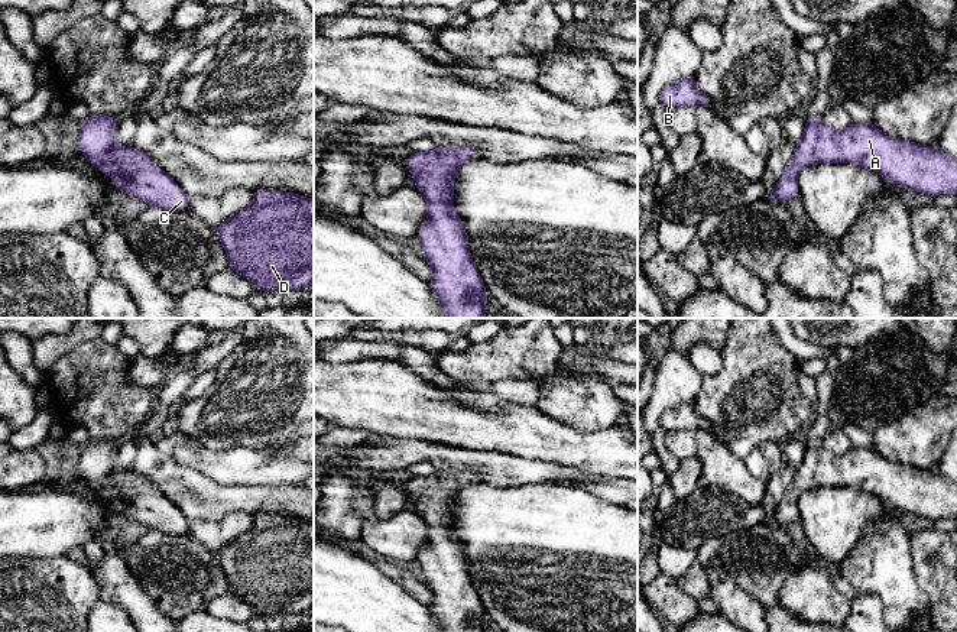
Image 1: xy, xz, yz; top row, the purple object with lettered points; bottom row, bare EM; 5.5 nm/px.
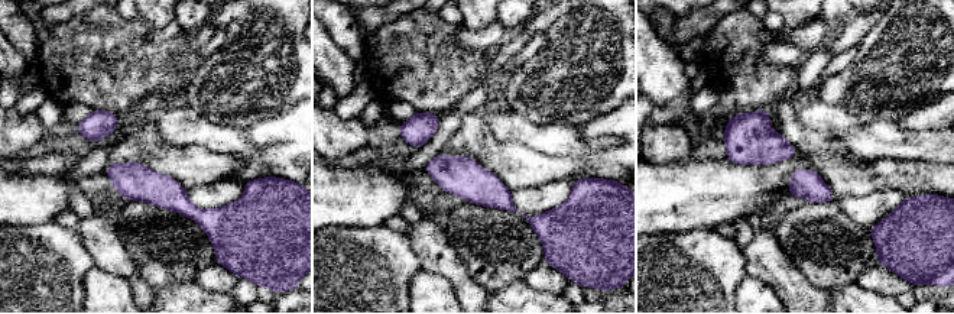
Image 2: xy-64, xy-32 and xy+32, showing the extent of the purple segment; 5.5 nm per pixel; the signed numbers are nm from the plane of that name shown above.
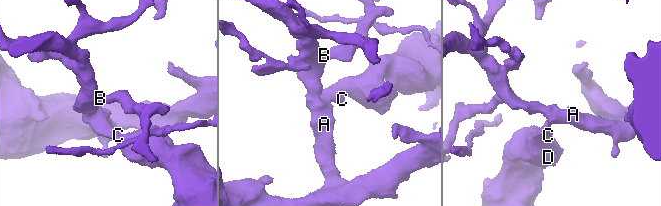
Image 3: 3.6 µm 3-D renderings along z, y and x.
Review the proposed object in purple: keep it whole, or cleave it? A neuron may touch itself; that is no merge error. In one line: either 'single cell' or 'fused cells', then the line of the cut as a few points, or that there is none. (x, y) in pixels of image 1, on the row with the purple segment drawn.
single cell; cut none

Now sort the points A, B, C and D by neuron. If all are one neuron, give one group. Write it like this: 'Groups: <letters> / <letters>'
Groups: A B C D

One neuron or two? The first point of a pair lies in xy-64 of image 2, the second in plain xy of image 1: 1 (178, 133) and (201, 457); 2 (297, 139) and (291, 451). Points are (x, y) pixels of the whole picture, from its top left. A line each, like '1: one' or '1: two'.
1: one
2: one

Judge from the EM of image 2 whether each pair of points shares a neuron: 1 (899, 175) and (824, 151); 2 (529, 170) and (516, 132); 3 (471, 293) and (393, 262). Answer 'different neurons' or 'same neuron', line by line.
1: same neuron
2: different neurons
3: different neurons

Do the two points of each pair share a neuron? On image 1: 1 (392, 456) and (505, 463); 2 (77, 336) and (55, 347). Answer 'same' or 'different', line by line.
1: same
2: same

